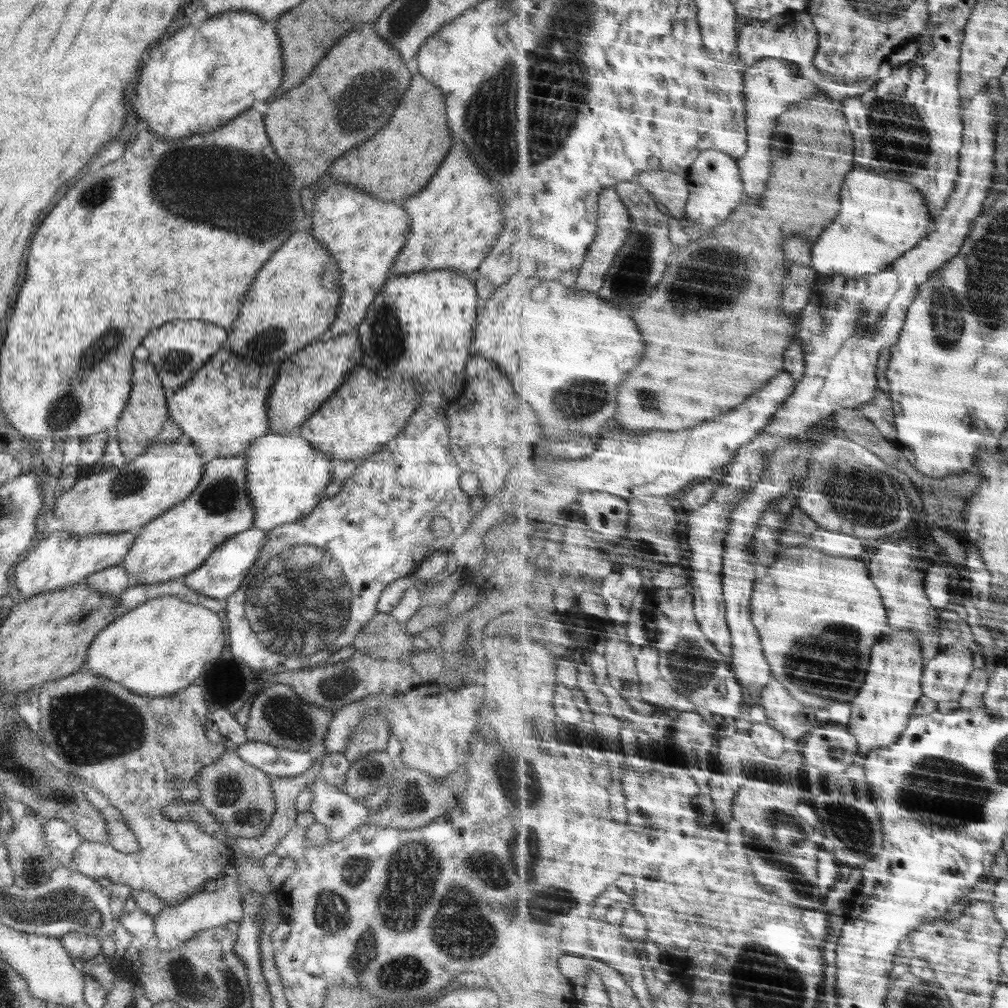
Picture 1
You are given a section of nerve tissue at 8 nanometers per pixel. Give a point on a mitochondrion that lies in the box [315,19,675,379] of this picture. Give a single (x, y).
(385, 340)

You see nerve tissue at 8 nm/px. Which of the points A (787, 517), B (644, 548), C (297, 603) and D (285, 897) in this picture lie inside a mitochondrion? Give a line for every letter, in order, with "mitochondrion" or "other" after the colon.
A: other
B: mitochondrion
C: mitochondrion
D: other

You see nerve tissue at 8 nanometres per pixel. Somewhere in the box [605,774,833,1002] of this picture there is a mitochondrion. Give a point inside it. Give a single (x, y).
(800, 889)

